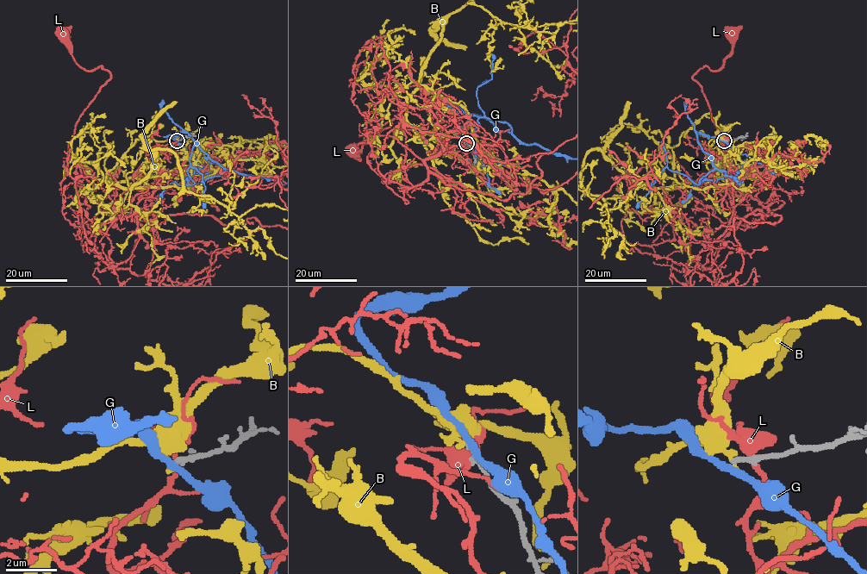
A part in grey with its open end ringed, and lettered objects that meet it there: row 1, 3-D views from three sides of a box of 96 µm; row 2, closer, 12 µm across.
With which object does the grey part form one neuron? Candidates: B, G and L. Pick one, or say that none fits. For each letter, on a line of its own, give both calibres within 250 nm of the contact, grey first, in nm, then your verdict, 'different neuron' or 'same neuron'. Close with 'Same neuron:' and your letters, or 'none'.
B: 220 nm thick on the grey side, 320 nm on the other; different neuron
G: 220 nm thick on the grey side, 280 nm on the other; different neuron
L: 280 nm thick on the grey side, 340 nm on the other; different neuron
Same neuron: none

